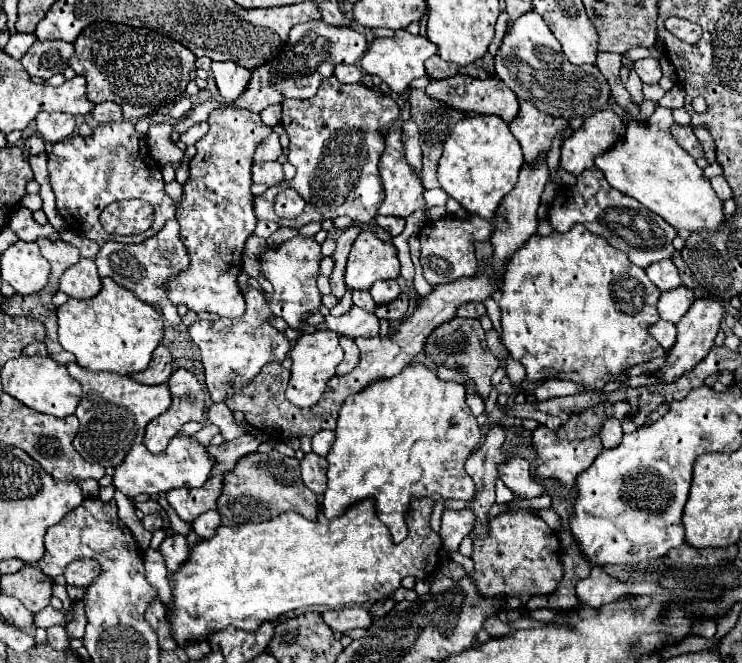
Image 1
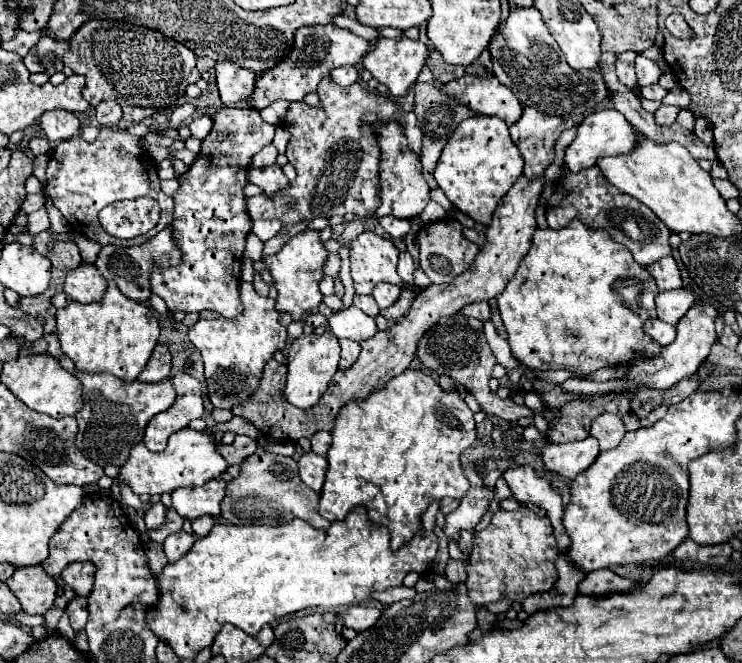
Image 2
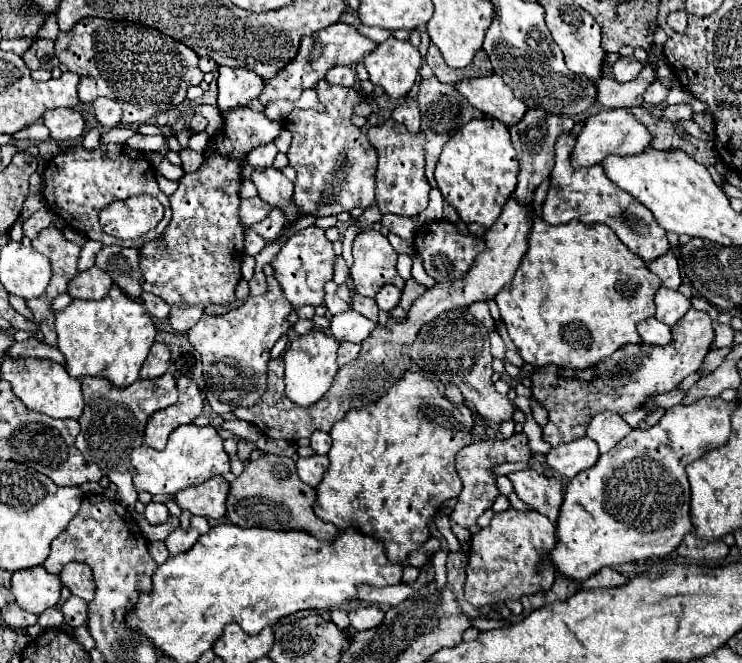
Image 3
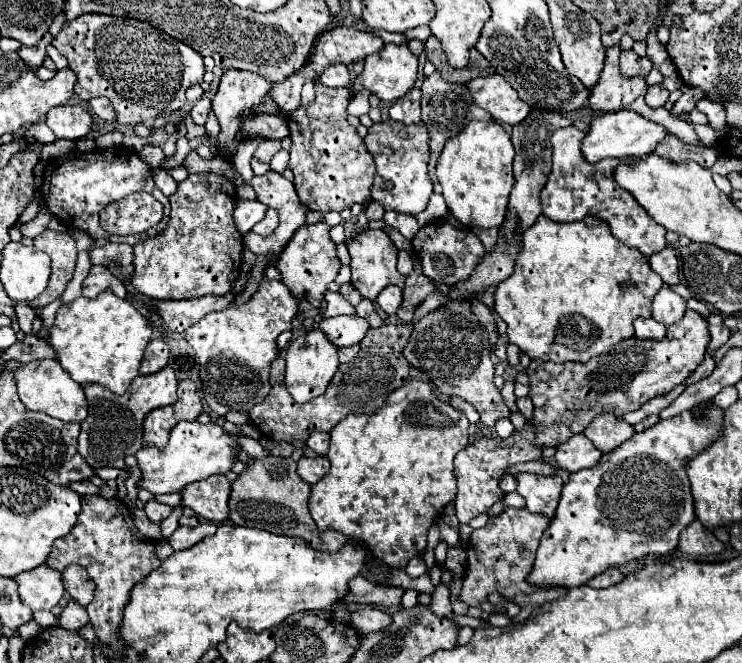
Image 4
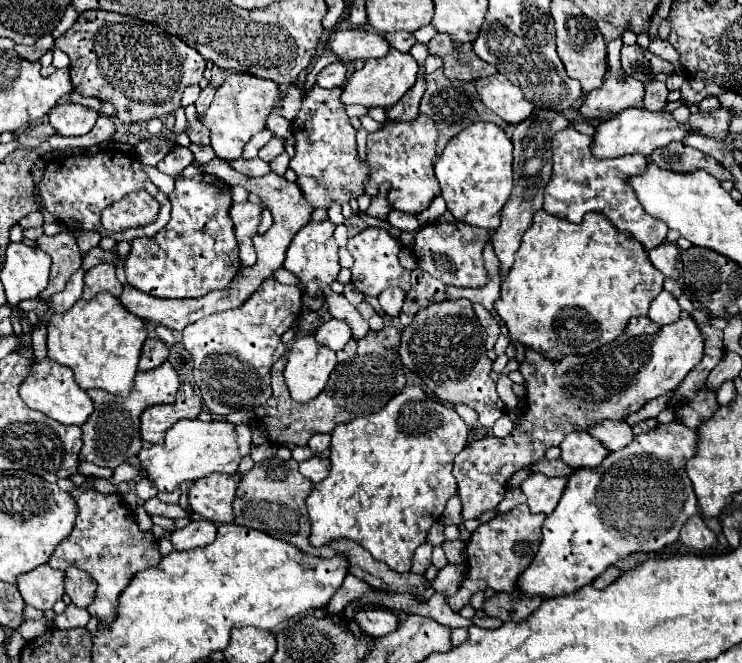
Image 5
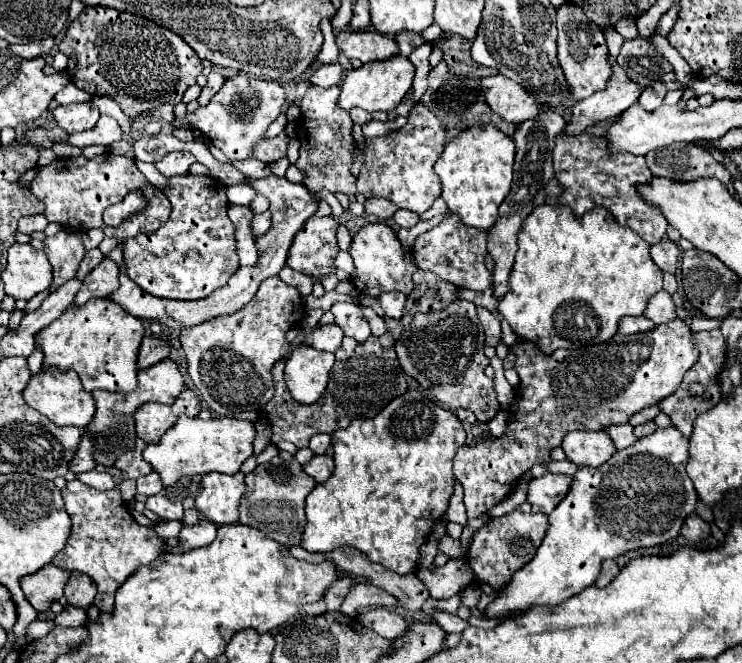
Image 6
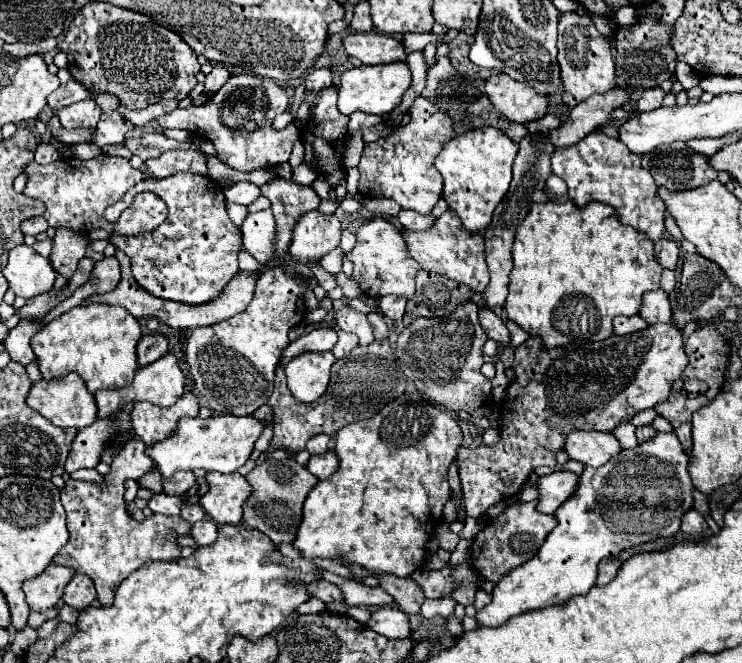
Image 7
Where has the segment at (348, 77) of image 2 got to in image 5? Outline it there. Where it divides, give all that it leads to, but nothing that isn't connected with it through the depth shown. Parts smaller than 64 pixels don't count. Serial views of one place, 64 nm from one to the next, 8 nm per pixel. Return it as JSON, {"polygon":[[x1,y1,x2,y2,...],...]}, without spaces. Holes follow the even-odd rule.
{"polygon":[[334,62,334,64,326,66,324,70,320,70,316,82,320,86,326,86,326,88,344,86,344,82,346,82,346,66,342,62]]}

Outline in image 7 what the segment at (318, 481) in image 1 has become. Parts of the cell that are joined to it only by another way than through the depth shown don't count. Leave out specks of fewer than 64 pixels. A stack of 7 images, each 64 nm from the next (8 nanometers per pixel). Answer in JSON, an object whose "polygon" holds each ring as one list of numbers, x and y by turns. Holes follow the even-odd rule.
{"polygon":[[328,450,328,452,320,454,320,456,310,456,310,462,308,462,306,468,308,468,308,472,312,472,318,480,324,480,324,478,328,478,330,474,336,472,336,468,338,468,338,458,336,458,336,454,334,454,332,450]]}

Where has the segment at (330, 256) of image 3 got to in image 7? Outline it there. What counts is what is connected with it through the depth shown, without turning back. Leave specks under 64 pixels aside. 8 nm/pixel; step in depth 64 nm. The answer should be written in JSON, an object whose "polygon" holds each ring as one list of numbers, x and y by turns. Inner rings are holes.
{"polygon":[[308,212,304,214,292,236,292,246,290,246,290,256,300,262,316,262,320,264,322,258,334,250,340,244,340,222,338,218,320,214,320,212]]}

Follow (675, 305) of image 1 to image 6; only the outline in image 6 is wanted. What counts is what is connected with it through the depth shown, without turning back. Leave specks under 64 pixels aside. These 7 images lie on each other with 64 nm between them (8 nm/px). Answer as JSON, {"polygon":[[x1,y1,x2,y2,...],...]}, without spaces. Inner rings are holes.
{"polygon":[[662,290,658,294,654,294,648,302,648,310,644,312,646,318,650,318,654,324,666,324,670,320,676,318,676,306,672,302,672,296]]}

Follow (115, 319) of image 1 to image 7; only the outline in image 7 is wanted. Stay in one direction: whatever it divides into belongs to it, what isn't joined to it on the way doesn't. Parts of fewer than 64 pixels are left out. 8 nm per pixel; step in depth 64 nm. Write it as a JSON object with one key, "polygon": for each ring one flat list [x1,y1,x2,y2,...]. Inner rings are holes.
{"polygon":[[88,304,78,306,46,324,32,336,32,348,44,378,78,372,90,392,102,388,124,388,138,370,136,344,142,336,140,322,120,306]]}

